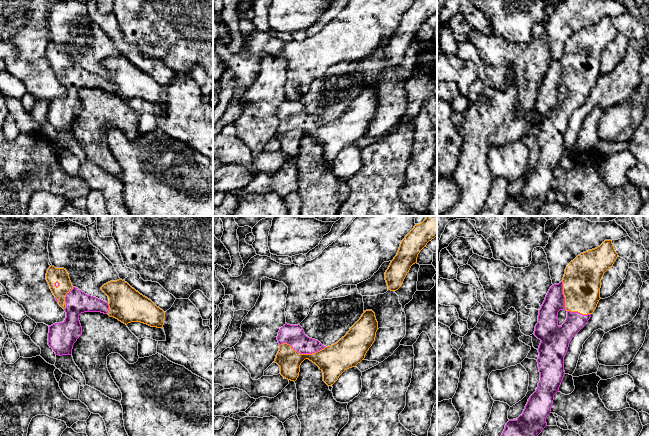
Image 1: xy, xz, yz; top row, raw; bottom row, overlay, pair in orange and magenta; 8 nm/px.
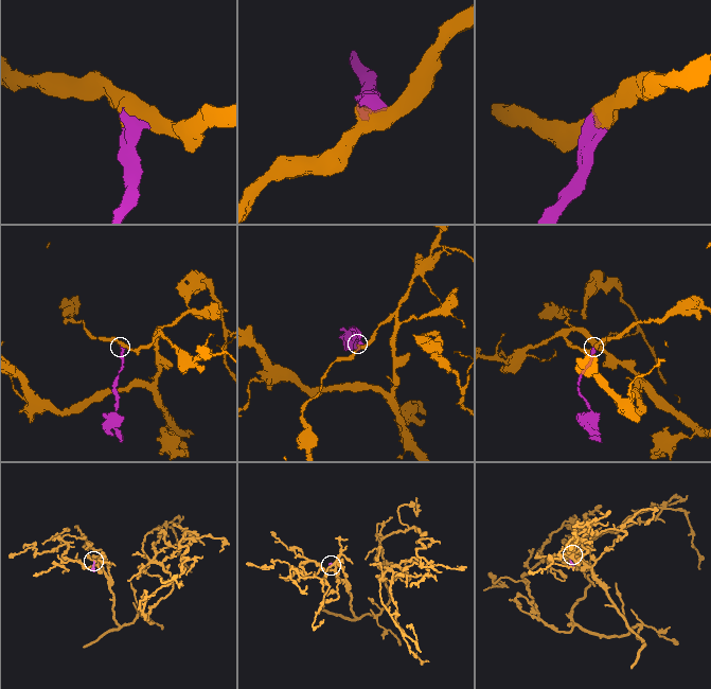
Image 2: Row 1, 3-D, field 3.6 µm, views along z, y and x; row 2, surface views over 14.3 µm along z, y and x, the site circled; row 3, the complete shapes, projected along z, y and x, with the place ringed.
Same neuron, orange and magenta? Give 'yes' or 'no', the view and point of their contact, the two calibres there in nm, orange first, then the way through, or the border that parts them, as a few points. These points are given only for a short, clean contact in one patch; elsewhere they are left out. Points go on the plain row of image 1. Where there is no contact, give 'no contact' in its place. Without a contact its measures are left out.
yes; contact yz (565, 83); calibres 300 and 190 nm

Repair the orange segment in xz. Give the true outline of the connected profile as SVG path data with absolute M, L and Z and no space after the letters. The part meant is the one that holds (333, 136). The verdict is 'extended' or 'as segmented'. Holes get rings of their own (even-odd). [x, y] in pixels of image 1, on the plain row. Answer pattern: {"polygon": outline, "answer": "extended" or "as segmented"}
{"polygon": "M366 86L344 113L326 123L307 113L299 100L286 99L278 108L280 122L274 138L280 142L280 150L284 154L295 158L301 139L309 135L323 148L323 157L331 162L345 146L364 136L375 117L377 106L375 89Z", "answer": "extended"}

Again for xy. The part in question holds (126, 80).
{"polygon": "M51 41L46 56L56 77L66 88L63 98L49 102L48 121L56 131L72 130L74 119L82 111L79 91L84 88L108 90L126 101L131 98L157 104L164 101L165 88L122 55L101 63L109 74L108 79L73 63L64 44Z", "answer": "extended"}

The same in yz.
{"polygon": "M605 16L595 25L578 31L565 45L563 56L550 63L545 76L539 86L538 99L534 111L541 116L537 135L540 157L536 167L530 172L523 189L516 196L509 196L500 216L536 216L547 202L546 194L551 189L554 171L565 151L564 133L572 114L586 101L591 90L597 83L600 74L601 55L616 37L616 29L612 16ZM567 87L565 98L558 101L558 88Z", "answer": "extended"}

